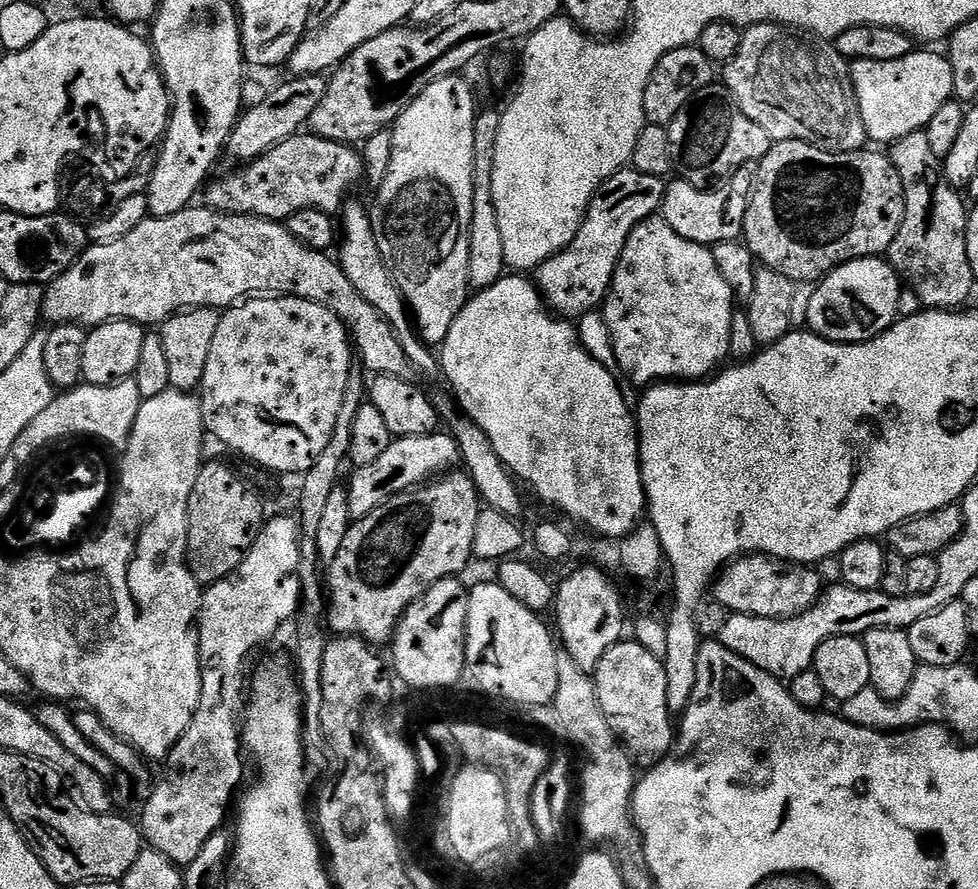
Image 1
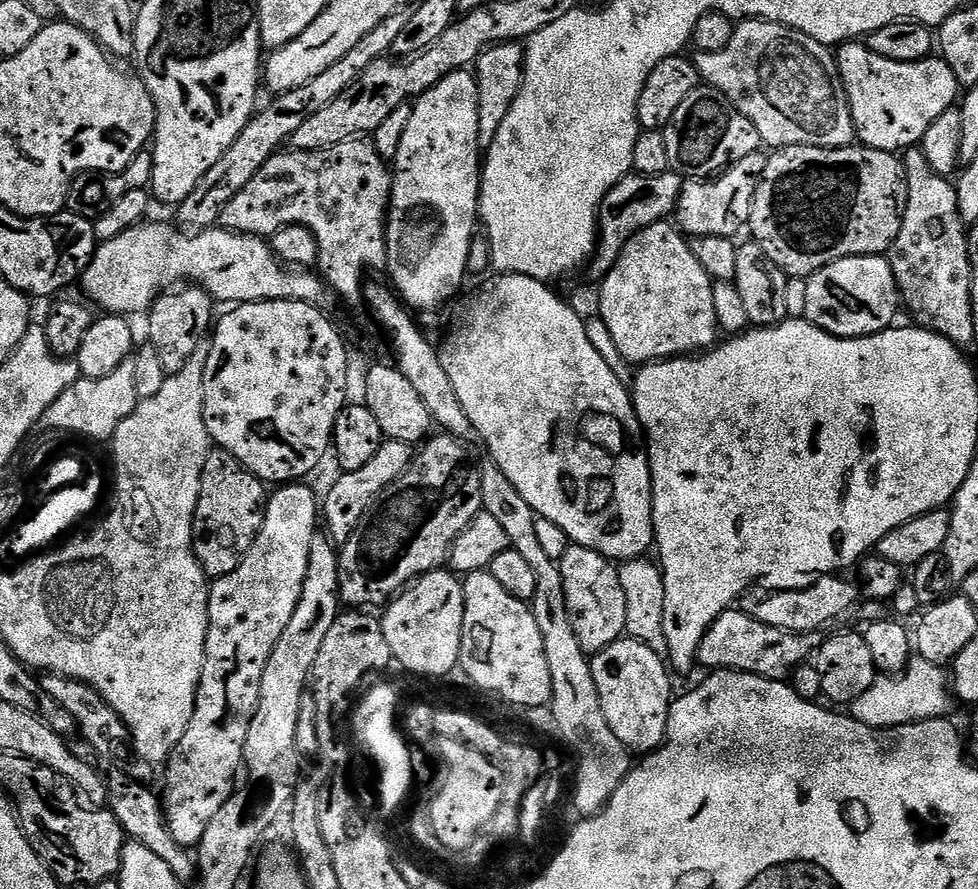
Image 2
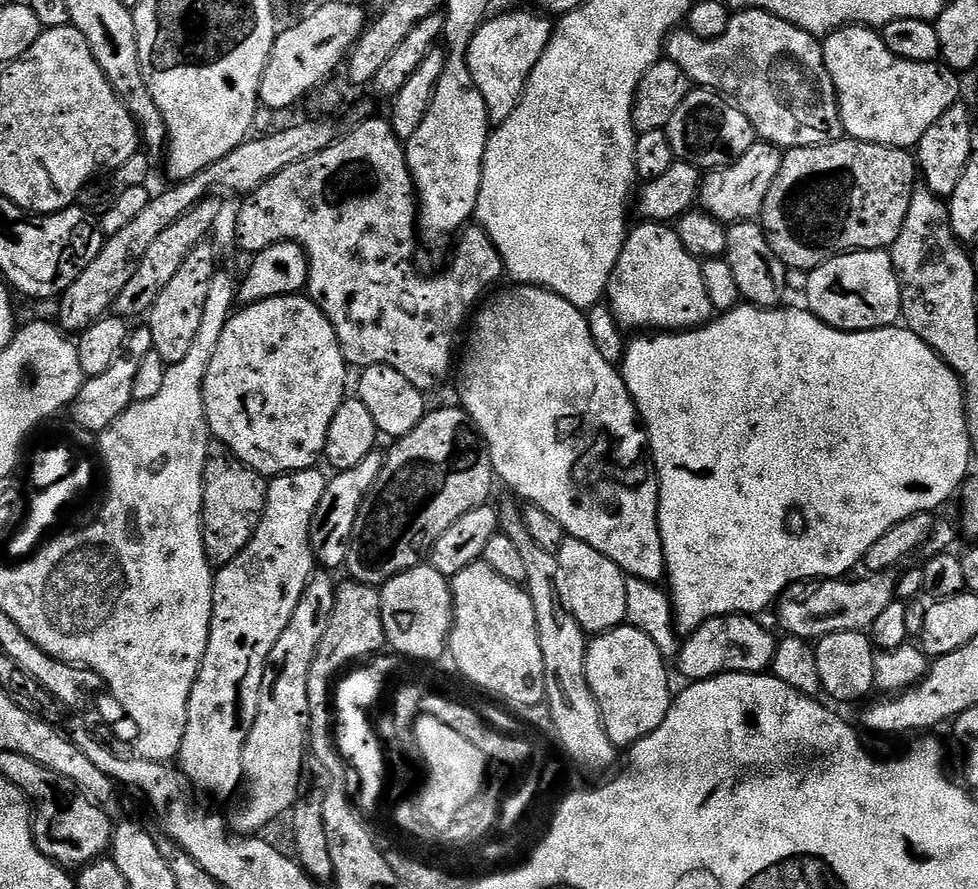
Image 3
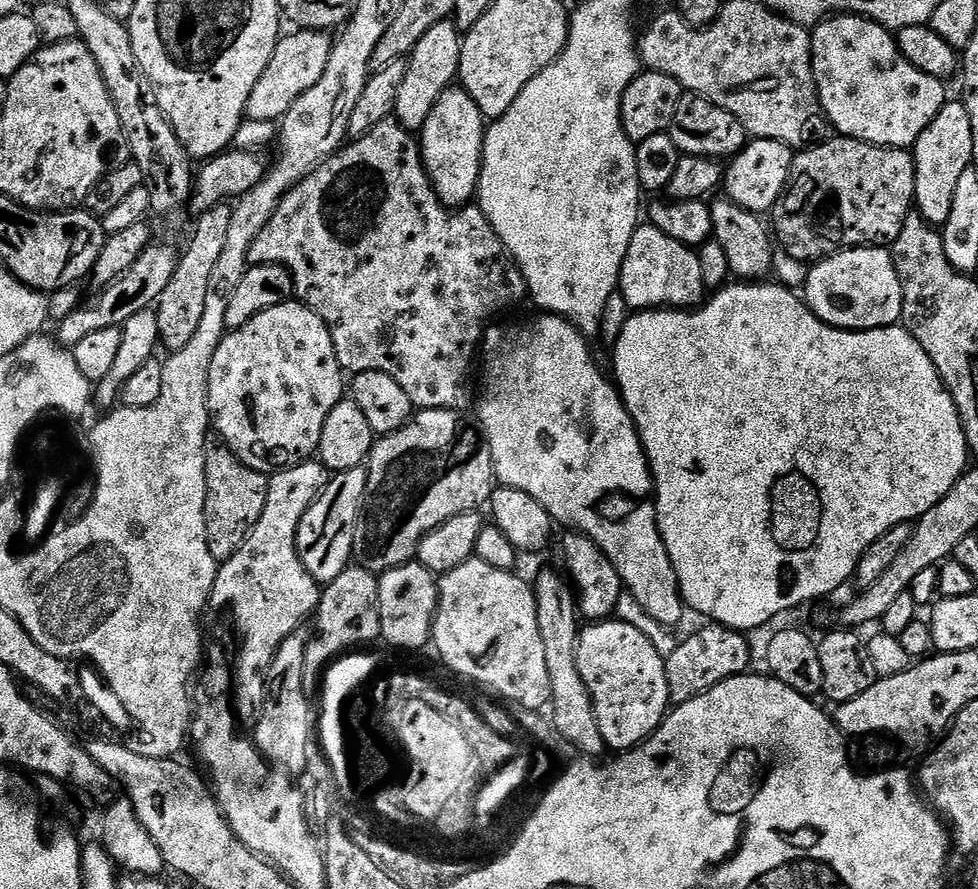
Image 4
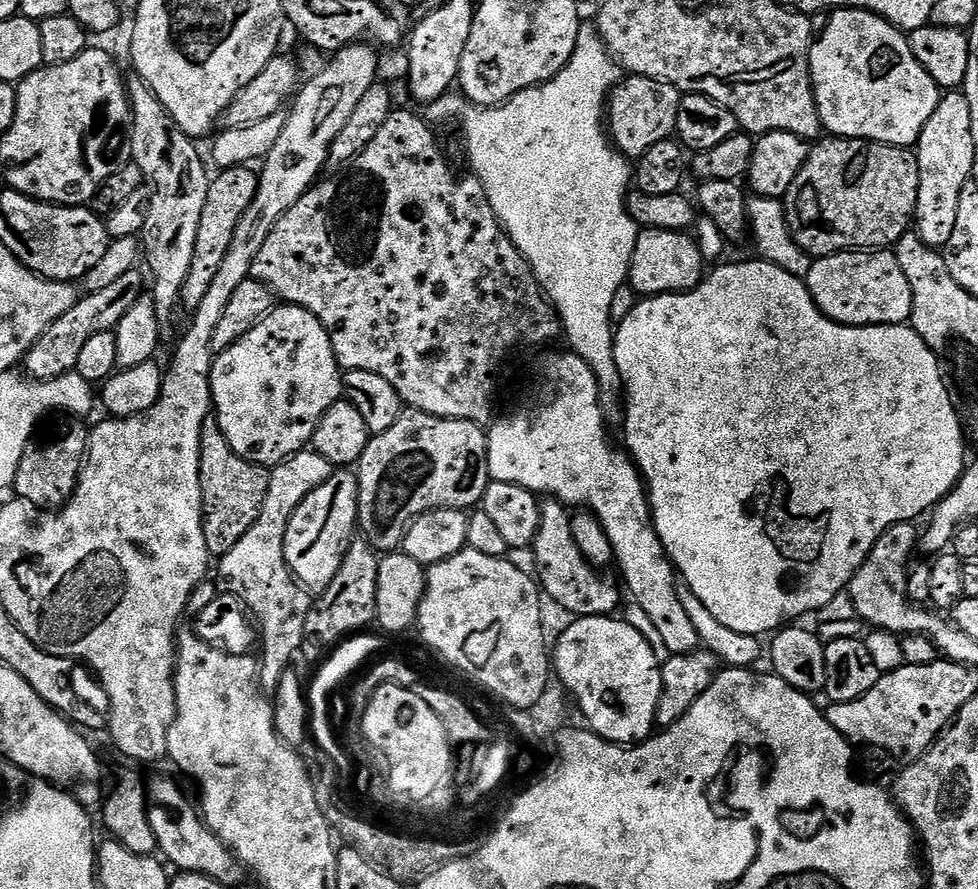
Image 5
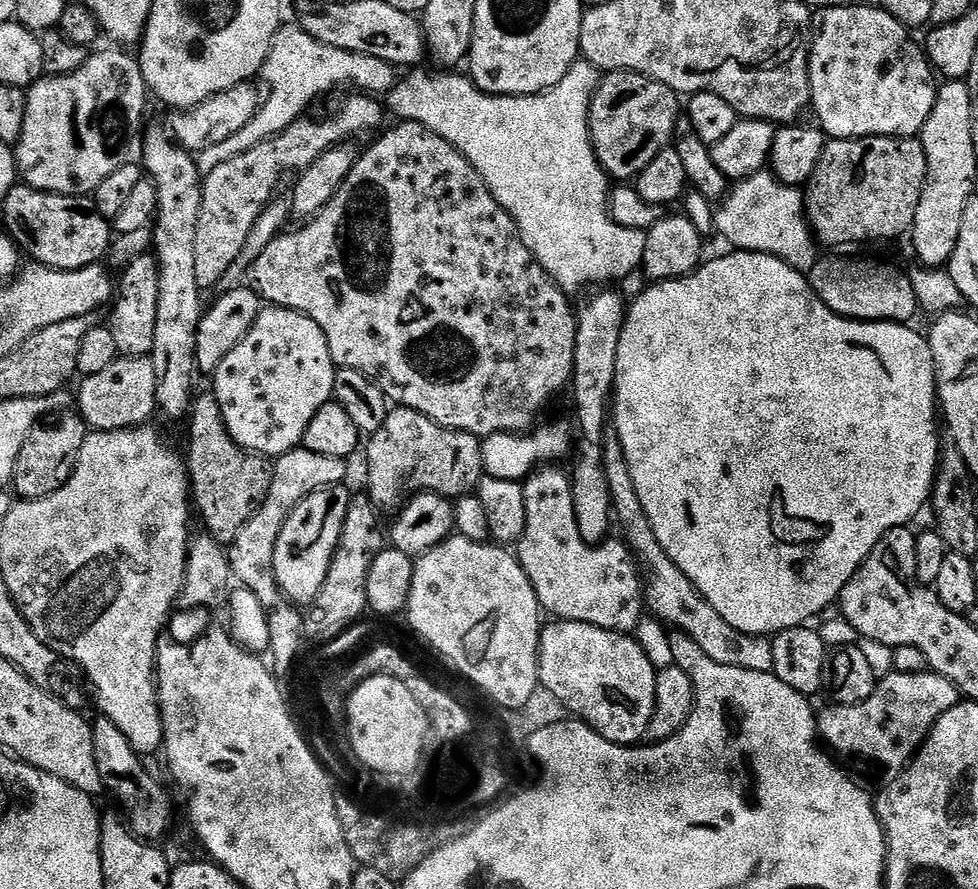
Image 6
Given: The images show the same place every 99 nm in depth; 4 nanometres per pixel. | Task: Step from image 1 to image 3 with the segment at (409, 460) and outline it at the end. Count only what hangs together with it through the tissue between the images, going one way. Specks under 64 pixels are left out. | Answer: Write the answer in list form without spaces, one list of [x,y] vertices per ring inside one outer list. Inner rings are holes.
[[[377,450],[366,454],[354,470],[336,472],[331,477],[322,494],[322,502],[318,502],[318,510],[312,519],[312,525],[308,531],[308,541],[312,547],[312,555],[315,563],[324,570],[343,569],[348,558],[348,544],[356,530],[356,519],[362,502],[368,497],[368,491],[374,486],[378,474],[384,465],[385,453]]]

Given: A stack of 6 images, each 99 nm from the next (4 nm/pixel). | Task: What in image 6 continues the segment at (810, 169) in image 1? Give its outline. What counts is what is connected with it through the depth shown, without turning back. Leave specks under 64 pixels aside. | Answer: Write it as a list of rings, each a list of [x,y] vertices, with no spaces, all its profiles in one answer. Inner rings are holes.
[[[863,136],[857,140],[829,139],[822,150],[822,158],[818,158],[818,166],[814,166],[814,174],[803,189],[804,215],[812,235],[821,245],[829,244],[832,250],[840,250],[843,244],[872,244],[875,240],[896,240],[900,235],[911,233],[914,214],[918,214],[918,202],[922,198],[922,190],[926,182],[926,150],[920,139],[914,136]]]

